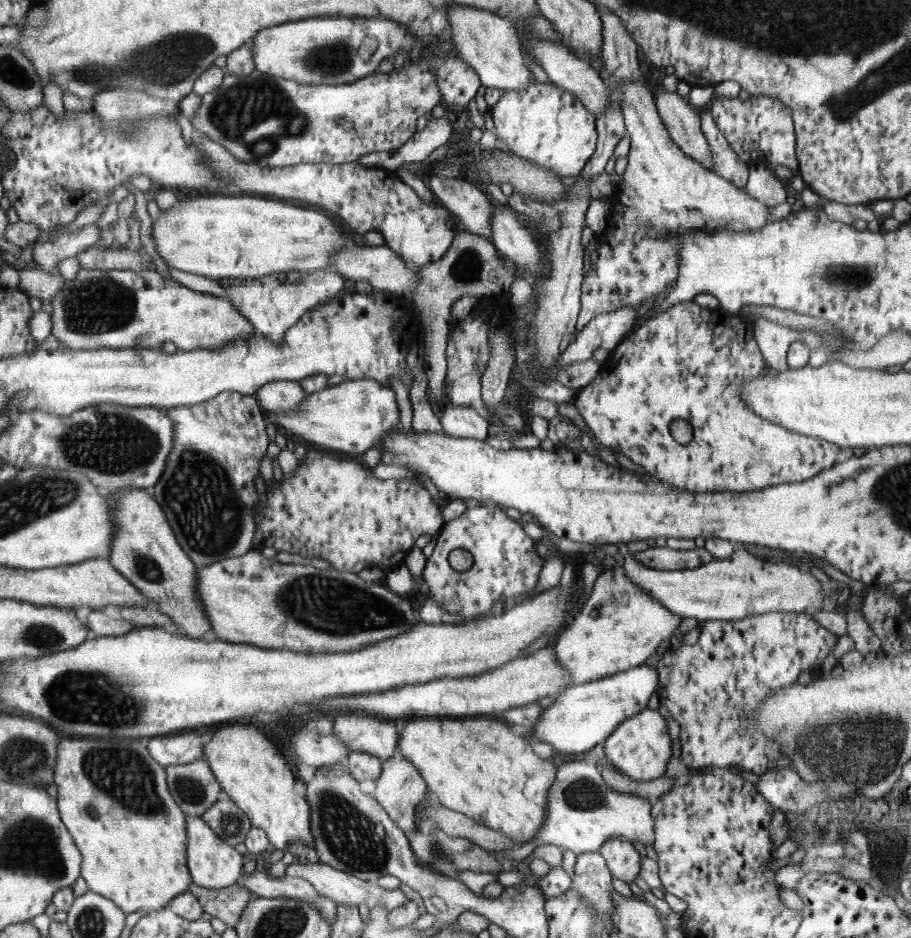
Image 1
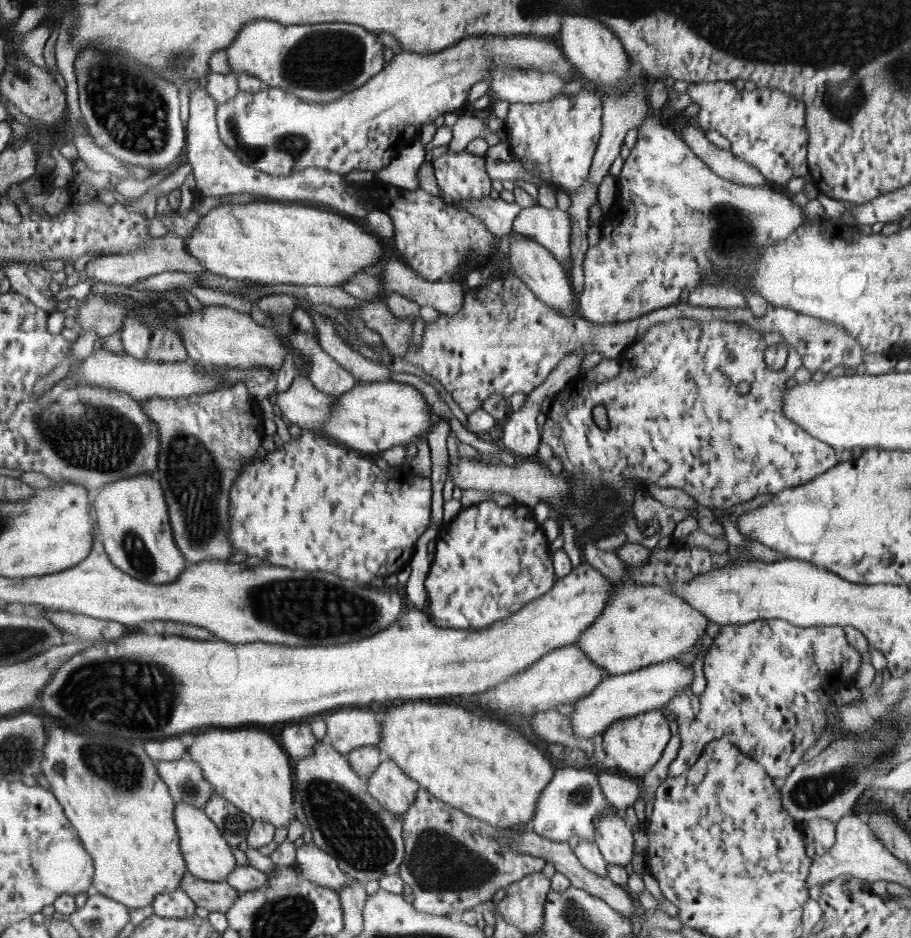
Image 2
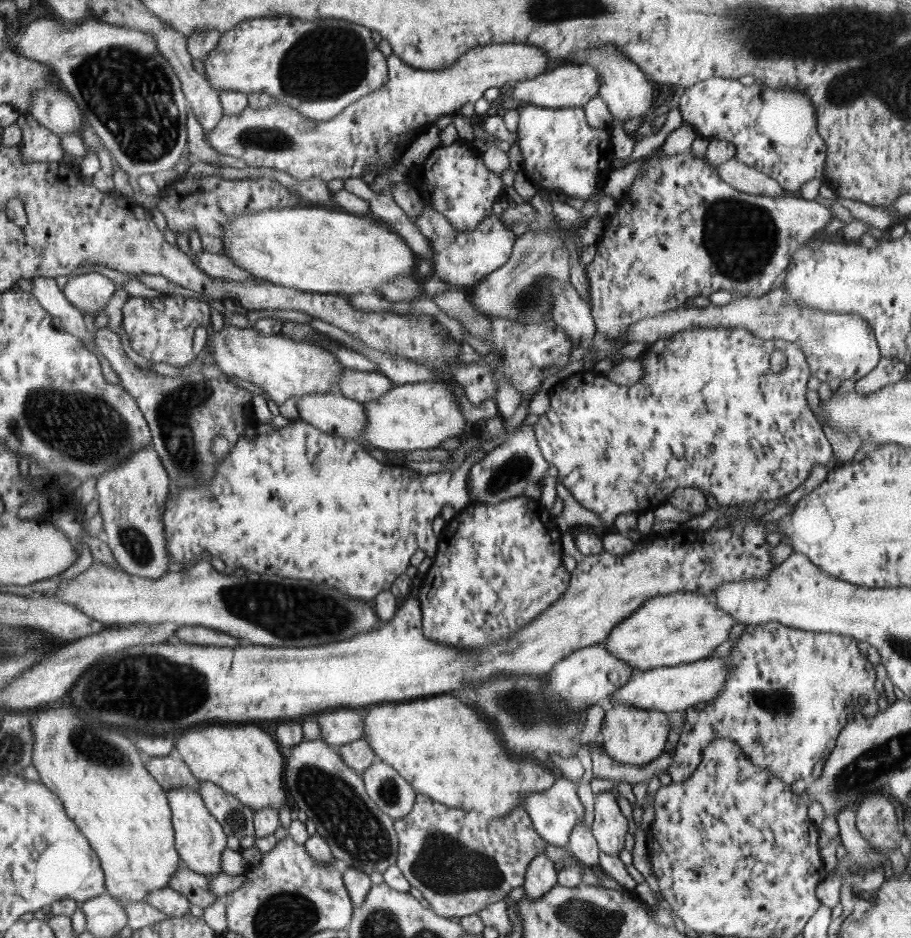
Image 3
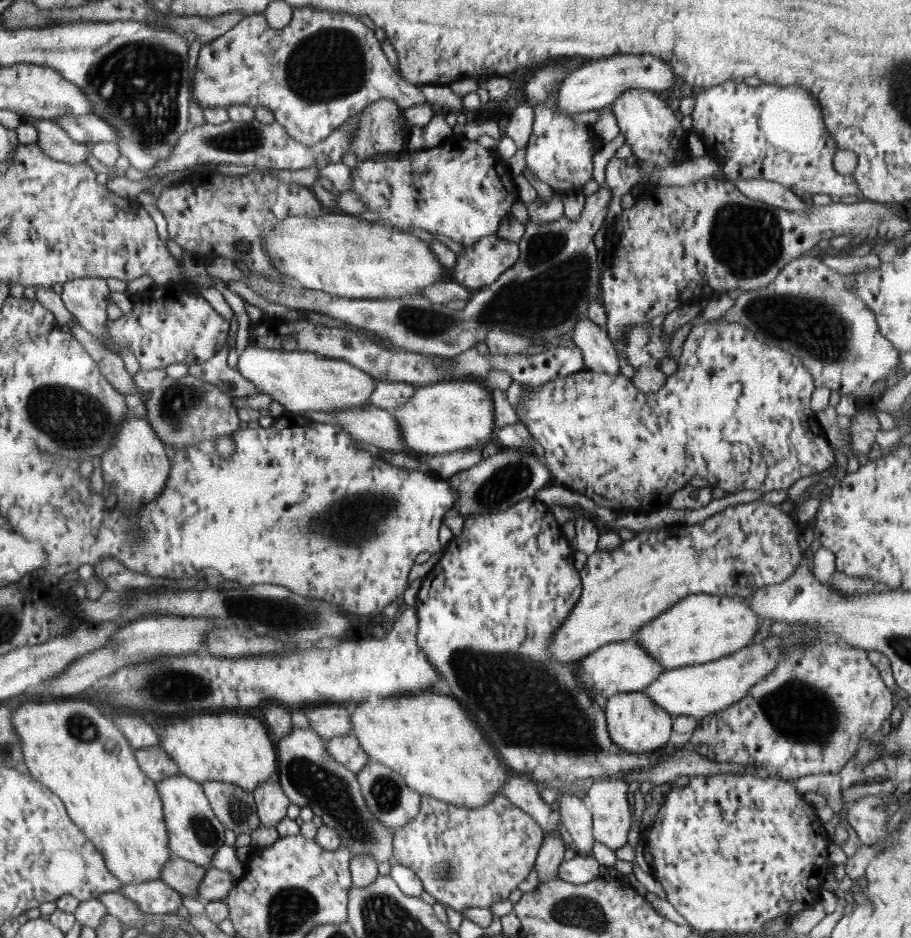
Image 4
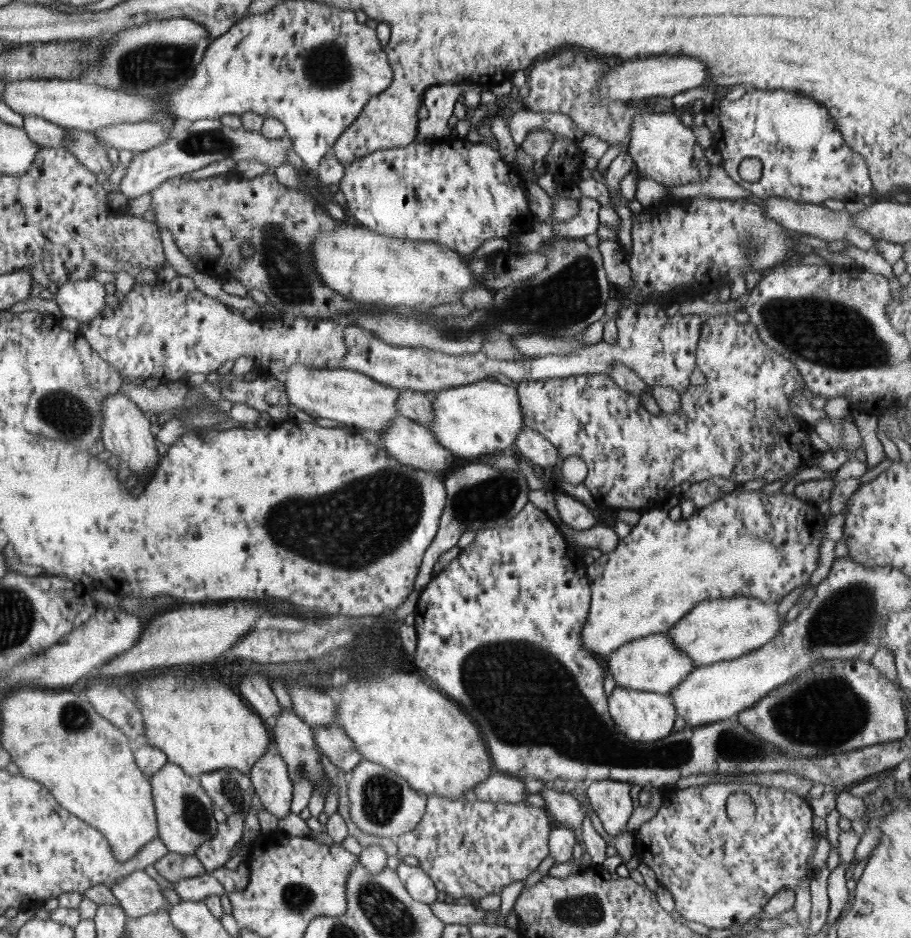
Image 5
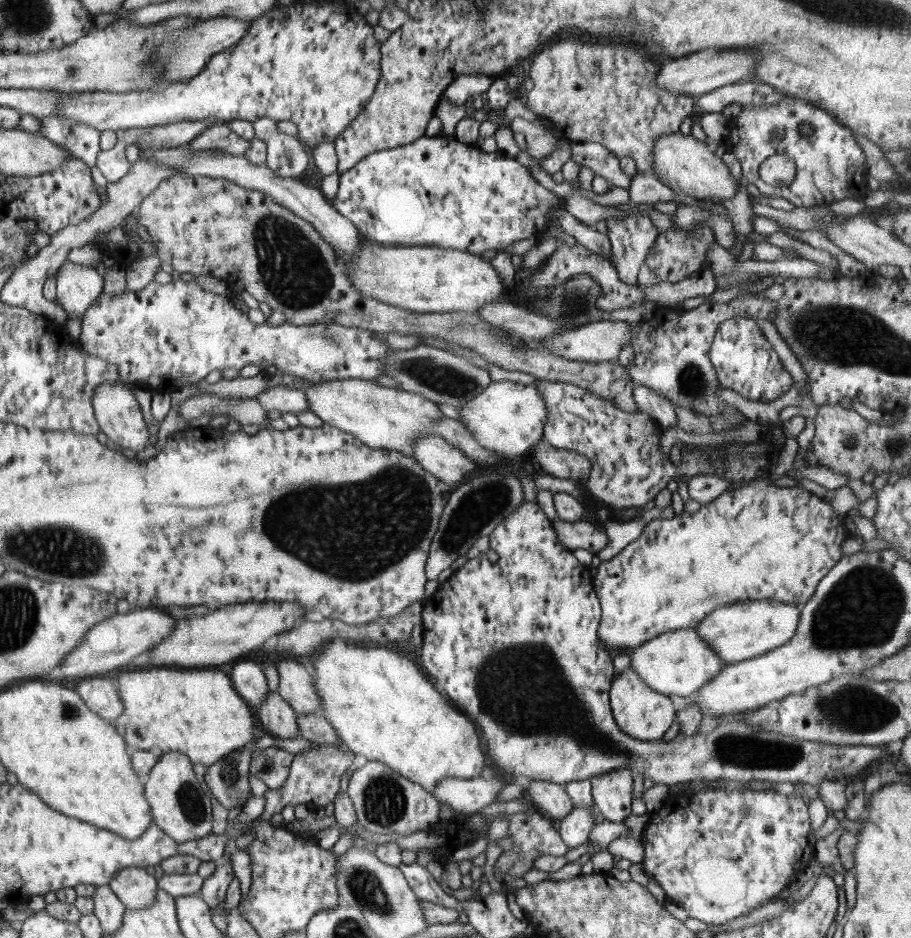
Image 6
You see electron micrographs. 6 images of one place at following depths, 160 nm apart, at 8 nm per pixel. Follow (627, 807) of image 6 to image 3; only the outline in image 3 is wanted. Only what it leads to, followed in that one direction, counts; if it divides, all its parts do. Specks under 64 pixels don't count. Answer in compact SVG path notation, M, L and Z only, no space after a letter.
M600 791L594 794L593 799L594 824L591 826L591 832L598 848L604 854L619 856L625 848L628 820L620 811L613 791Z

